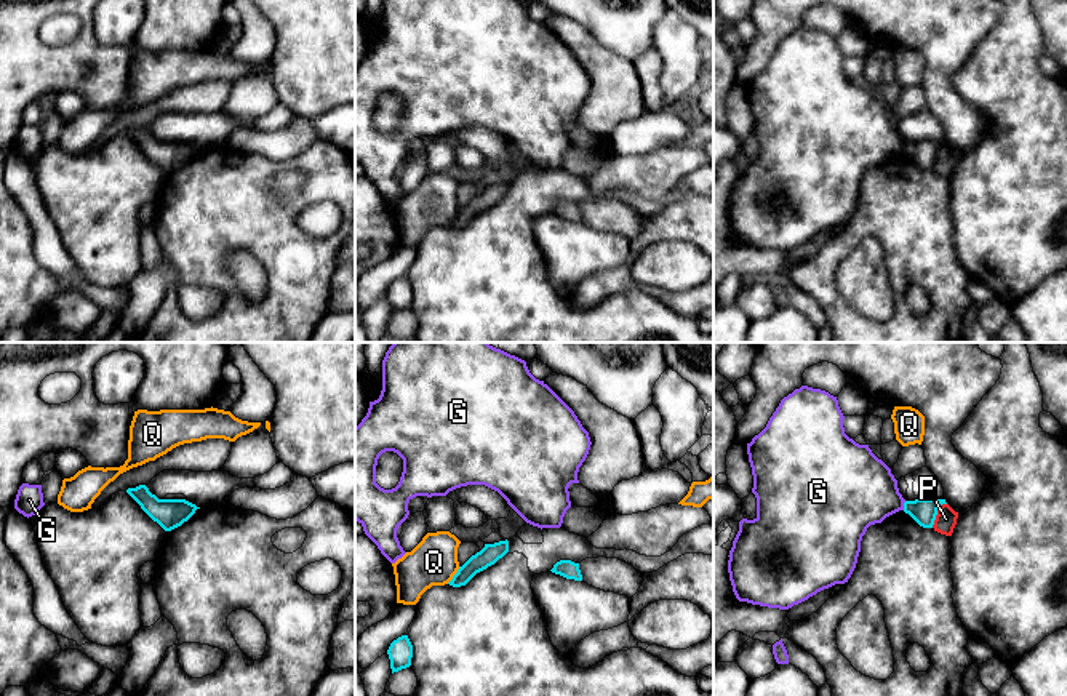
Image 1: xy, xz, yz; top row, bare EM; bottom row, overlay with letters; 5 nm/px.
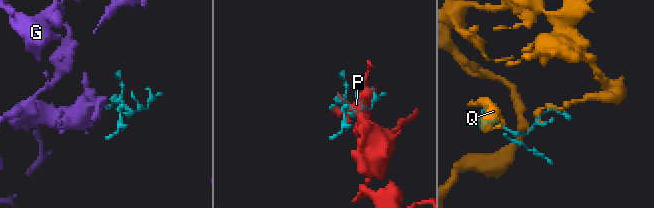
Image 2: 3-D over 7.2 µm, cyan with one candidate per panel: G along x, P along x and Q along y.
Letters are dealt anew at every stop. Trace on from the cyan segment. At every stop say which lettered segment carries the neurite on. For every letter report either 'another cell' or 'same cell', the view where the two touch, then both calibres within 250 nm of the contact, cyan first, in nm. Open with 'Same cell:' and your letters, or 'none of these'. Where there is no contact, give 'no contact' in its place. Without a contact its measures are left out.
Same cell: none of these
G: another cell; meets cyan in yz; 130 nm thick on the cyan side, 380 nm on the other
P: another cell; meets cyan in yz; 130 nm thick on the cyan side, 110 nm on the other
Q: another cell; meets cyan in xz; 100 nm thick on the cyan side, 240 nm on the other

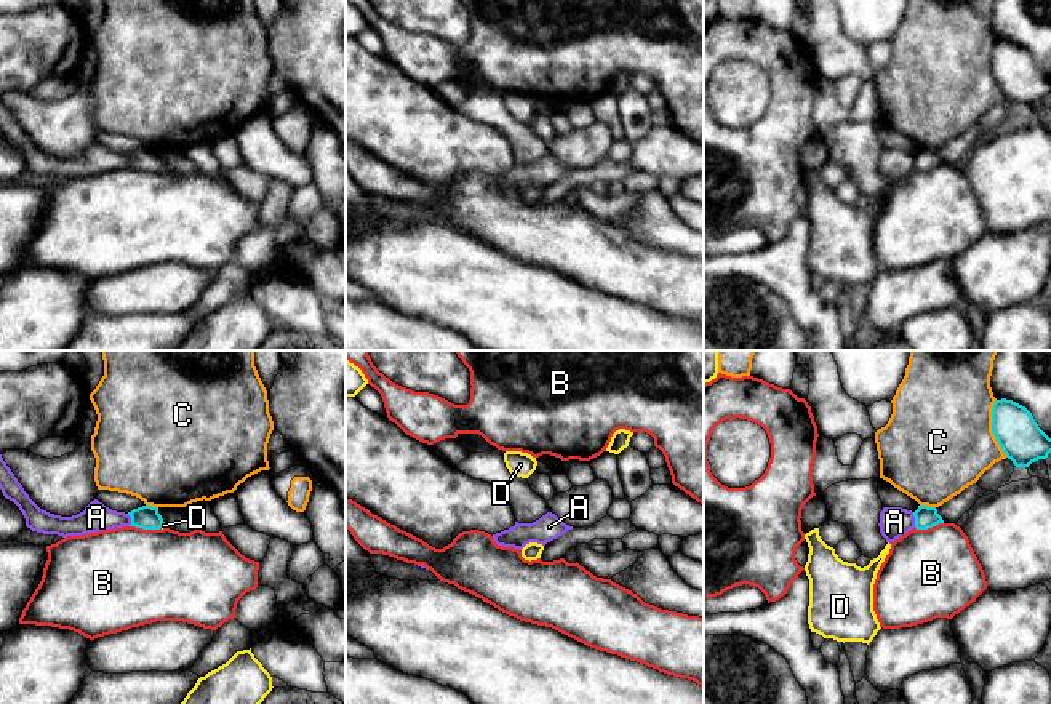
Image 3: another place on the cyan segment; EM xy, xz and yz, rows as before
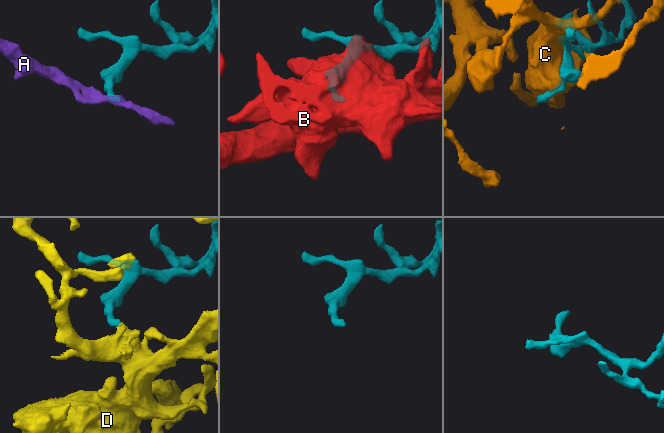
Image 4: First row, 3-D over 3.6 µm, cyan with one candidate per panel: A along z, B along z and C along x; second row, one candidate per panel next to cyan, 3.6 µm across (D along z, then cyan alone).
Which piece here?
Same cell: D
A: another cell; meets cyan in yz; 110 nm thick on the cyan side, 150 nm on the other
B: another cell; meets cyan in xy; 120 nm thick on the cyan side, 480 nm on the other
C: another cell; meets cyan in yz; 220 nm thick on the cyan side, 500 nm on the other
D: same cell; meets cyan in xy; 120 nm thick on the cyan side, 20 nm on the other

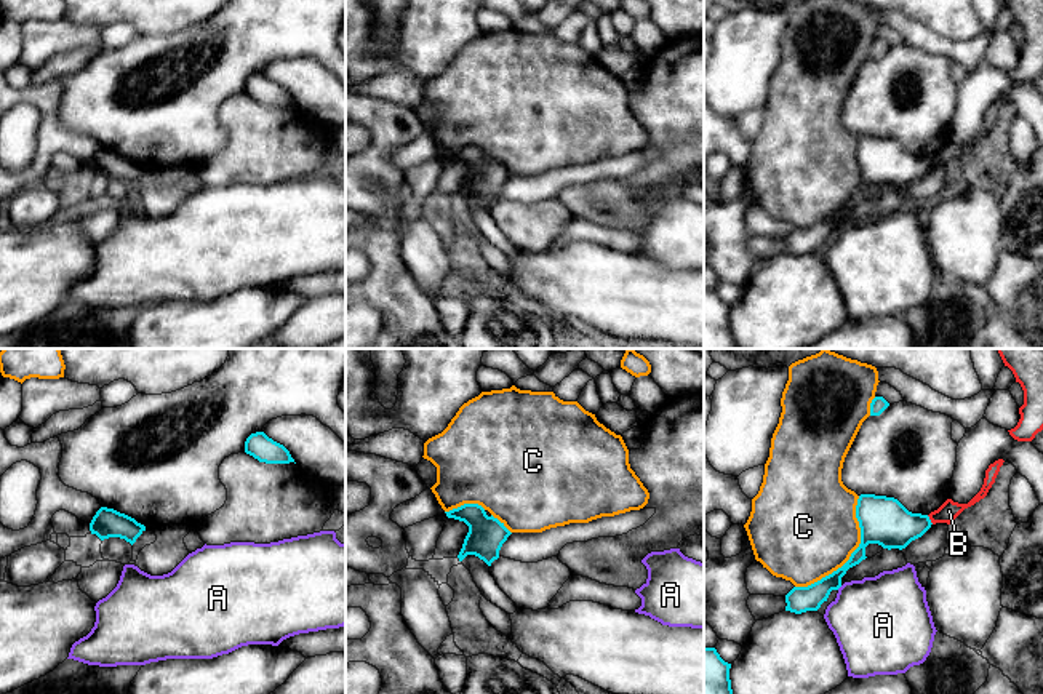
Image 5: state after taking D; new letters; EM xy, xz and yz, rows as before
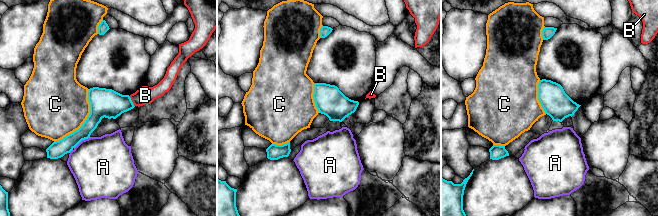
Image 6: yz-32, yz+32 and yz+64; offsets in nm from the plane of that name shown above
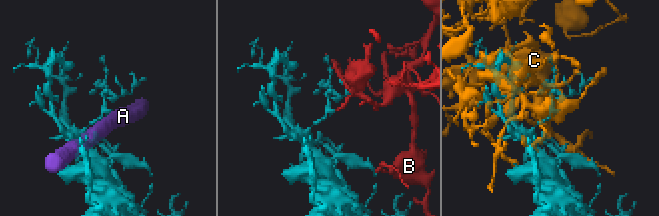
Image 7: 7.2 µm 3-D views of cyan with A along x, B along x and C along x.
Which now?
Same cell: none of these
A: another cell; meets cyan in yz; 130 nm thick on the cyan side, 440 nm on the other
B: another cell; meets cyan in yz; 240 nm thick on the cyan side, 100 nm on the other
C: another cell; meets cyan in yz; 240 nm thick on the cyan side, 480 nm on the other

